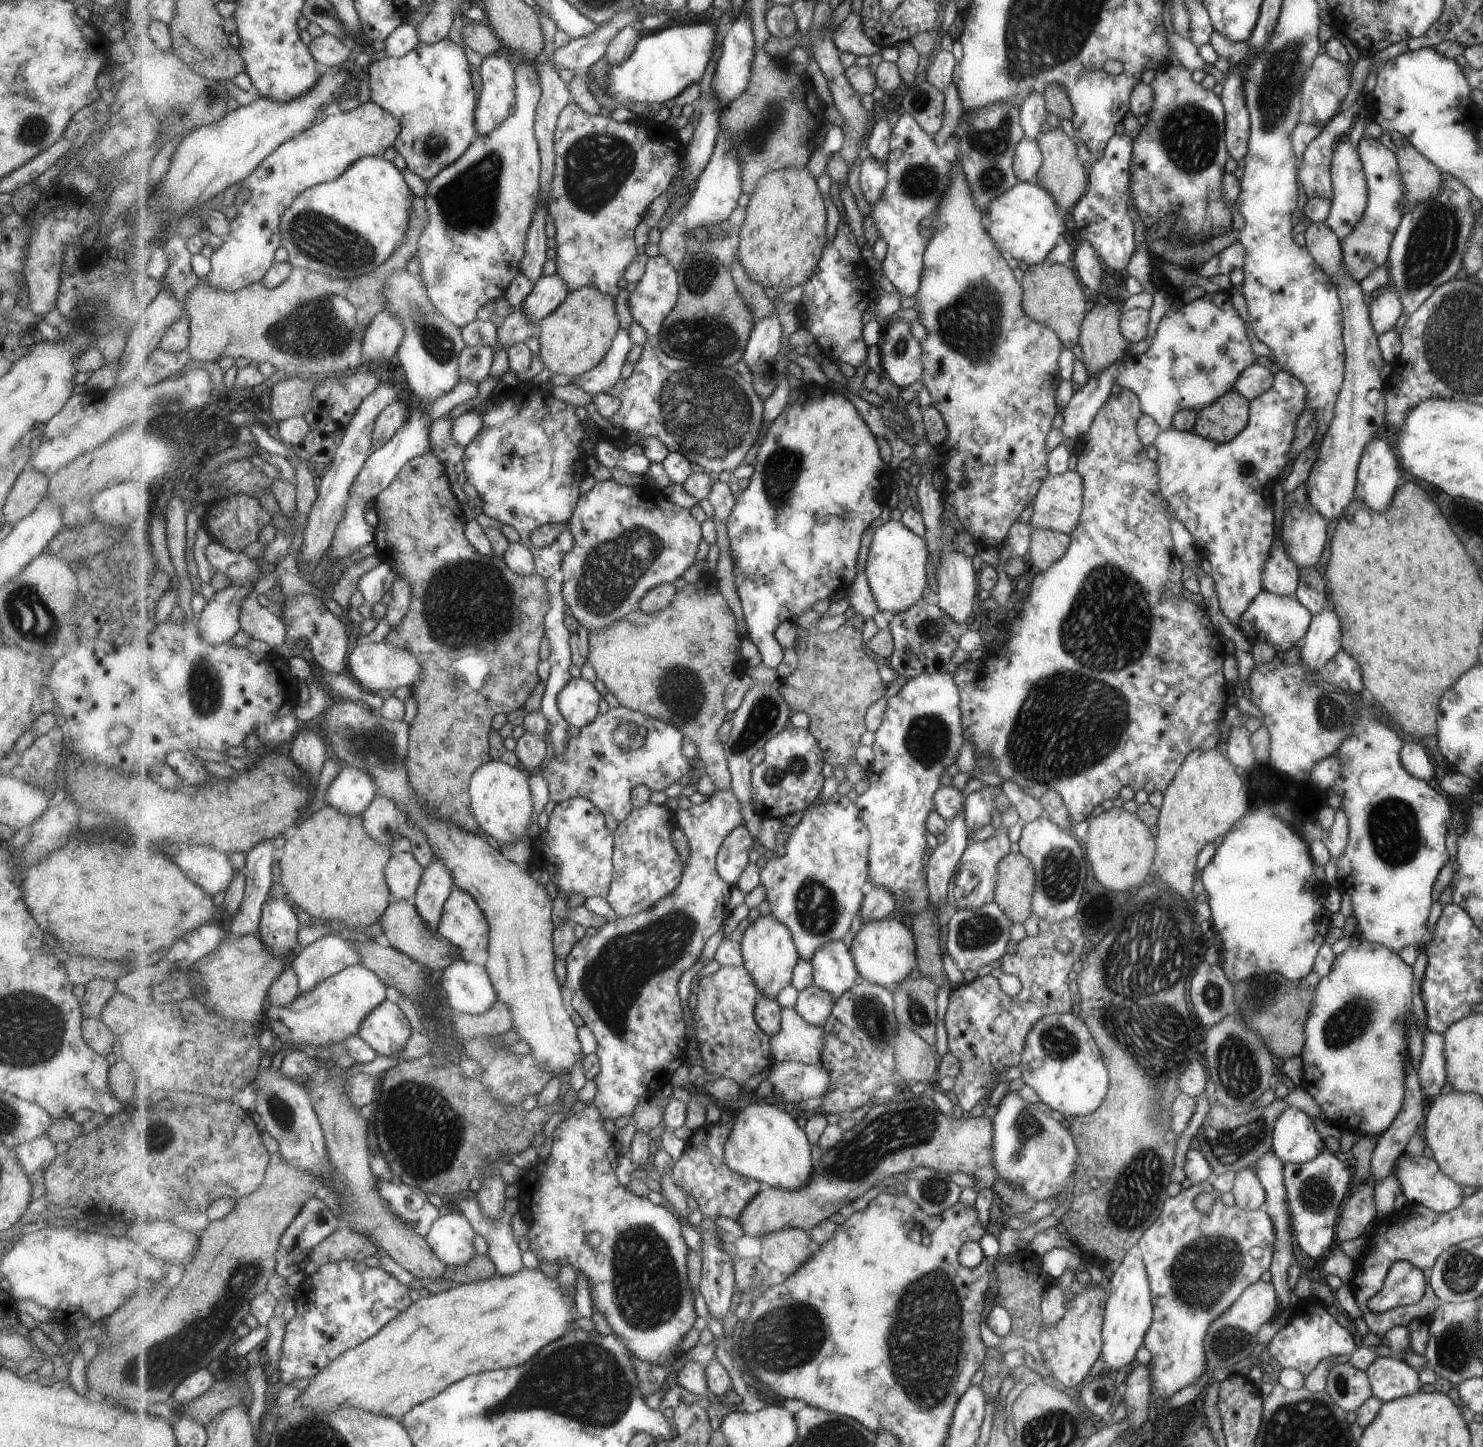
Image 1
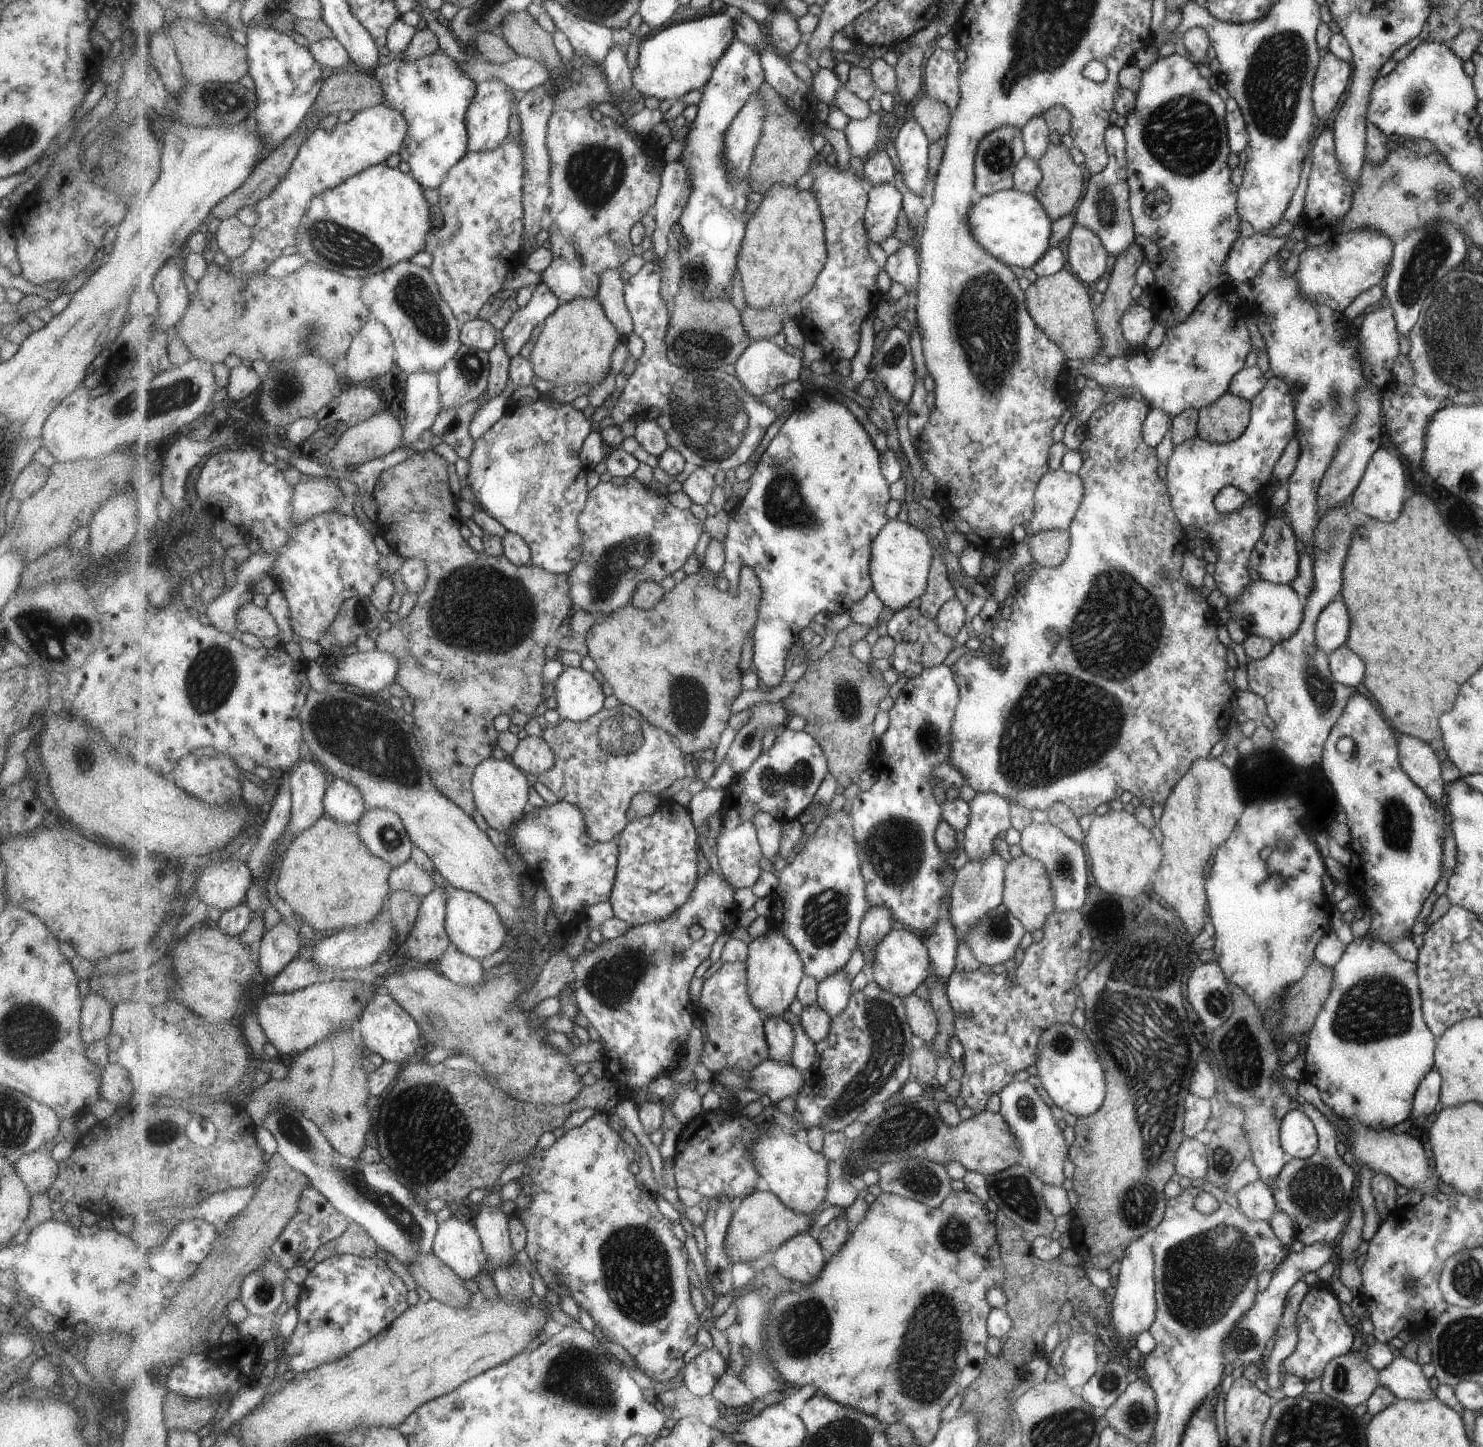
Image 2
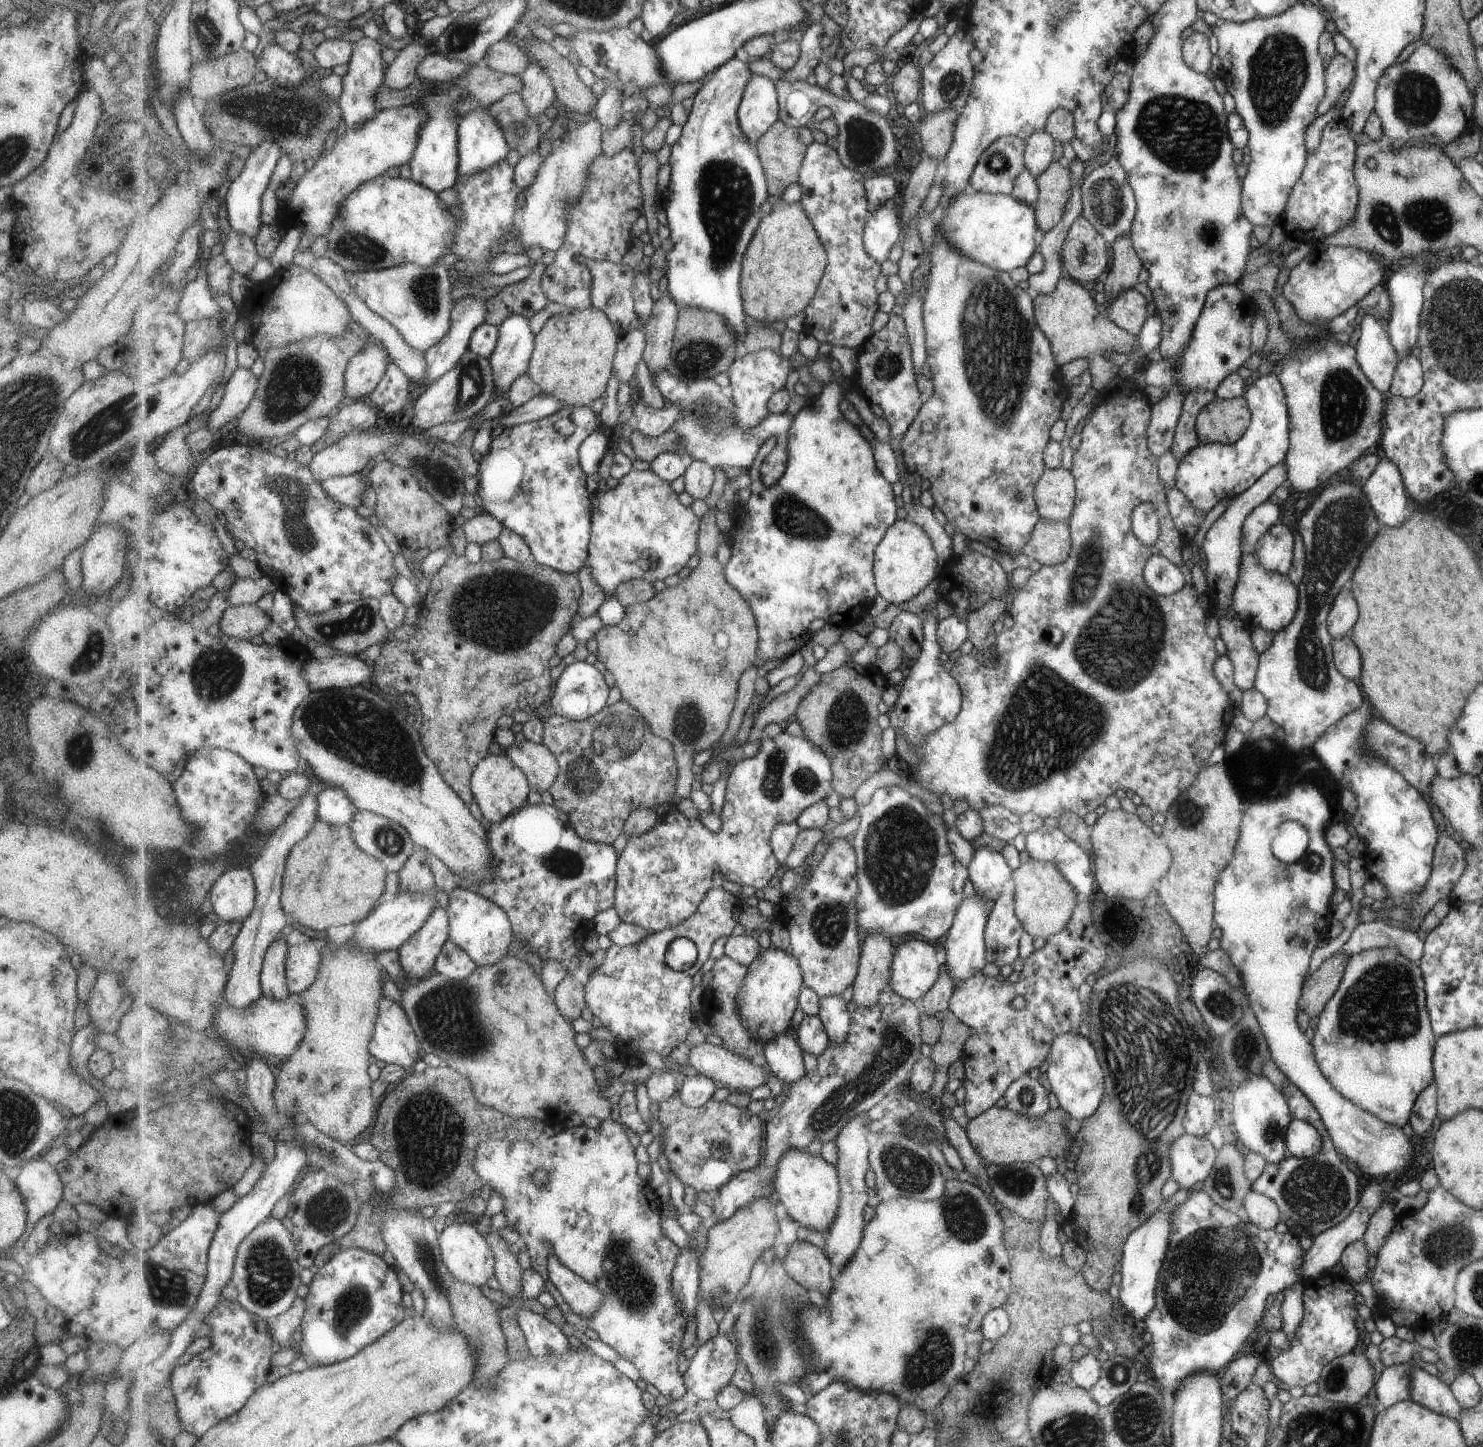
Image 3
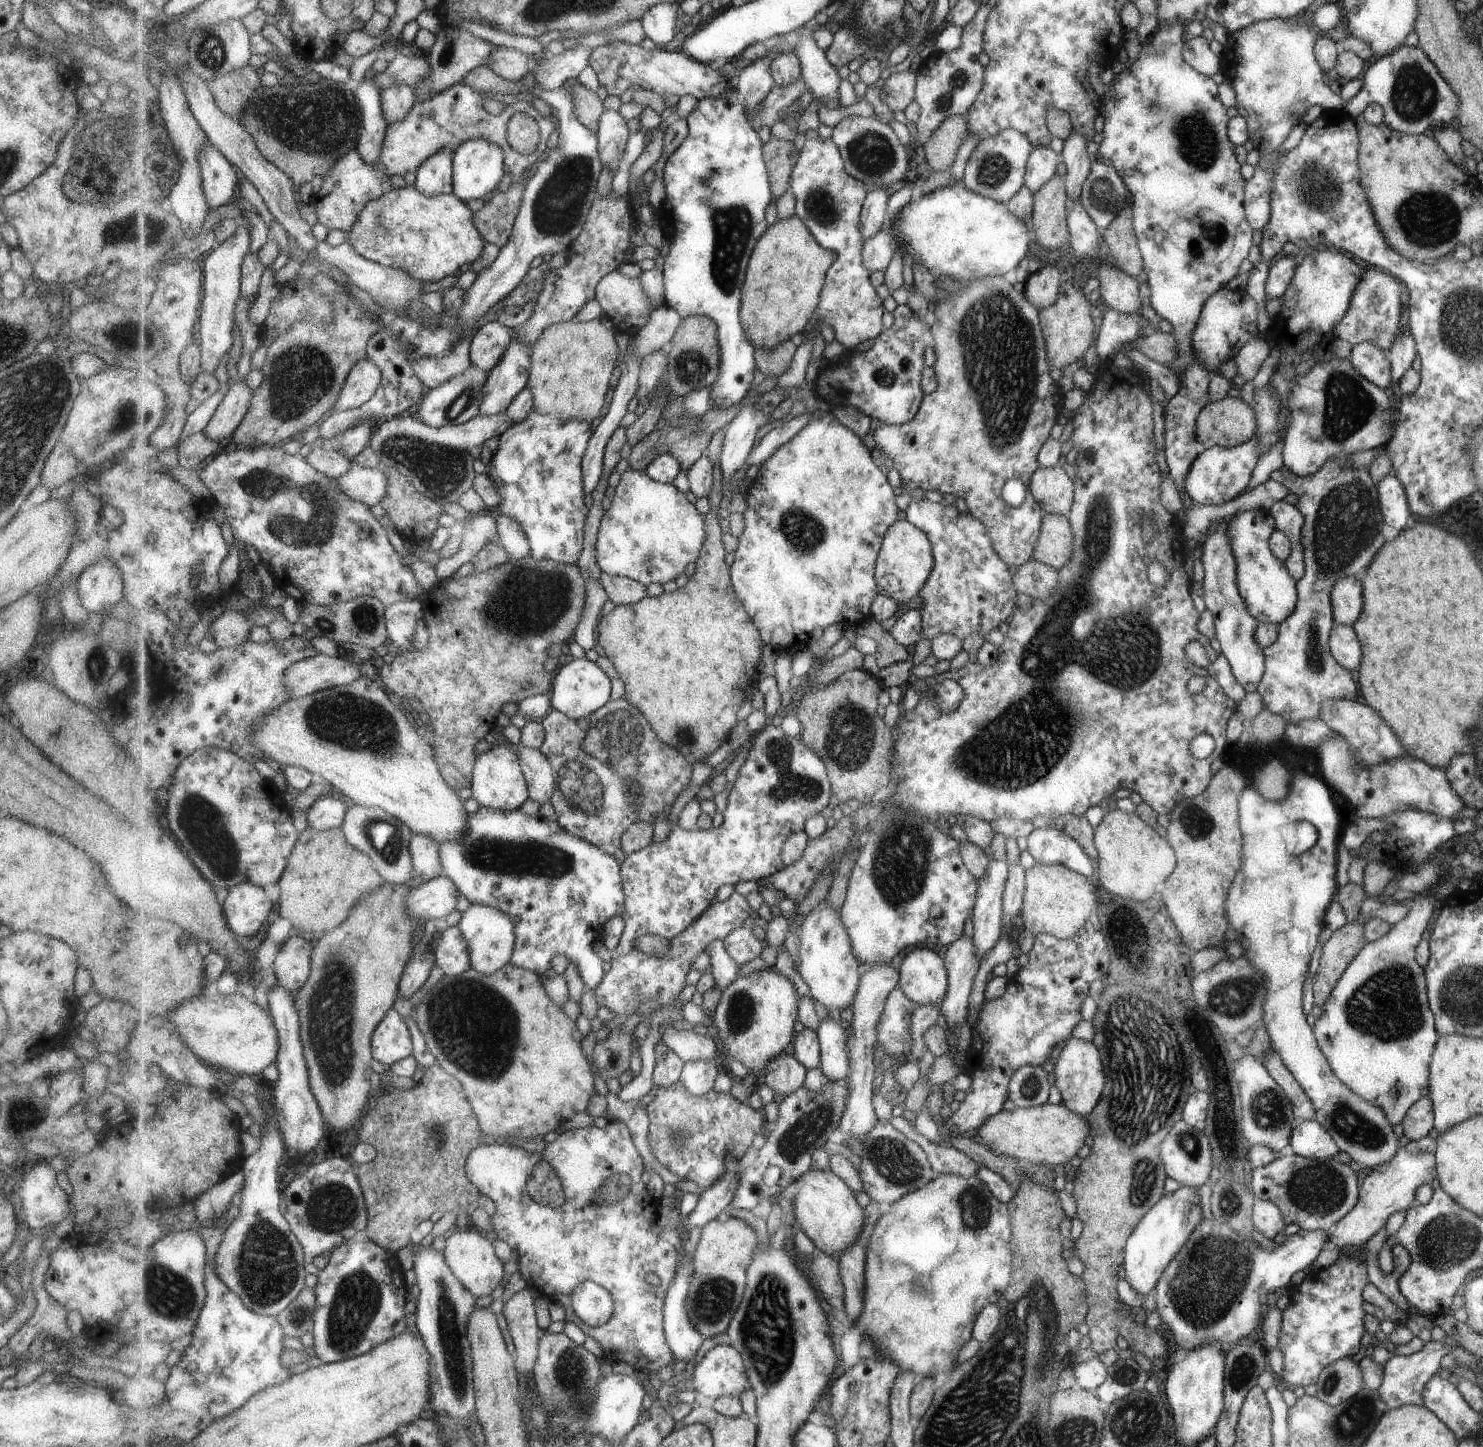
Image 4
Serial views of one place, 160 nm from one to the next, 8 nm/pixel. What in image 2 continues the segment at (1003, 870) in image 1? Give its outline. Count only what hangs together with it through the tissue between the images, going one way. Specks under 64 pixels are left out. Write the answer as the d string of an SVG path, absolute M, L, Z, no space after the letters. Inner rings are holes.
M1020 855L1007 863L1004 868L1002 903L1021 922L1025 931L1031 933L1044 926L1055 905L1053 904L1051 881L1048 879L1047 870L1040 860Z

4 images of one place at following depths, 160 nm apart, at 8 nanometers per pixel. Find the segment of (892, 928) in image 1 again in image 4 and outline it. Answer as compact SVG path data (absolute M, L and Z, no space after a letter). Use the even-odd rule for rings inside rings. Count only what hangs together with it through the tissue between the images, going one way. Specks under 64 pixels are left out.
M917 947L900 966L900 987L919 1005L940 1004L948 990L941 952Z

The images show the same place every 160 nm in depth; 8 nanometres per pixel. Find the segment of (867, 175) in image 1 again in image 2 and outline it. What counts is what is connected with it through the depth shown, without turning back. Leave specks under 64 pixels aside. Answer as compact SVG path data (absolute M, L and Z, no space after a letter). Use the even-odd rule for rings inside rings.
M893 182L880 184L869 189L870 199L866 211L868 236L875 244L893 237L903 210L903 194Z

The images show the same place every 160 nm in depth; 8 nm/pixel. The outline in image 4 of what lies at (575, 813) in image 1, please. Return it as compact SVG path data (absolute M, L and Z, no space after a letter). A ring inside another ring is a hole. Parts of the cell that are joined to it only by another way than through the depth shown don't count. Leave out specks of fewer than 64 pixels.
M479 804L478 811L469 814L468 830L464 835L451 837L440 843L440 857L444 874L450 876L454 883L459 887L462 895L471 903L487 905L507 914L512 918L516 929L516 947L512 956L512 963L518 967L542 974L548 971L551 966L551 960L556 954L564 954L578 968L581 978L587 989L595 988L605 978L605 962L593 950L592 944L604 934L606 924L613 917L622 916L626 909L626 894L624 891L624 877L622 876L623 864L617 862L609 853L606 853L602 848L590 843L588 840L575 836L572 832L564 829L557 818L540 818L539 814L535 816L526 815L523 811L515 809L512 811L498 811L492 808L487 808Z

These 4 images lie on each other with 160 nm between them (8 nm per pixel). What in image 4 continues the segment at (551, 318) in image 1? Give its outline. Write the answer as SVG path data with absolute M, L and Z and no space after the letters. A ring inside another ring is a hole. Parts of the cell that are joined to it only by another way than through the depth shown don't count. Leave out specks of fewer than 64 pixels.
M600 318L580 322L575 319L553 323L532 346L532 365L528 387L534 394L534 408L539 414L593 422L601 416L605 402L612 393L611 376L621 352L615 340L614 327Z

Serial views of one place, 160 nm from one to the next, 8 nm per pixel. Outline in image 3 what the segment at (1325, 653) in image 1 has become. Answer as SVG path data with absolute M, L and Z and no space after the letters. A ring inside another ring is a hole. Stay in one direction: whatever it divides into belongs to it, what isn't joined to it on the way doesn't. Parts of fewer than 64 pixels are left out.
M1348 586L1341 588L1333 599L1328 612L1327 625L1332 638L1341 638L1352 630L1353 622L1357 620L1357 604L1349 592Z

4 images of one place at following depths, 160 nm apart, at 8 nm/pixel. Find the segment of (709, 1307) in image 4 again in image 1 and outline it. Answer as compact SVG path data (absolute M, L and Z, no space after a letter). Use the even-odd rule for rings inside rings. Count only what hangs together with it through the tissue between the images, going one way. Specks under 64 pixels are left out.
M922 1094L908 1101L885 1101L880 1105L873 1105L852 1129L844 1132L844 1139L826 1151L821 1161L817 1161L816 1171L806 1187L800 1191L786 1191L770 1186L759 1191L735 1222L743 1234L759 1240L785 1229L803 1229L811 1234L820 1222L833 1216L871 1188L879 1187L885 1178L894 1177L898 1172L908 1174L919 1167L934 1168L948 1175L963 1172L976 1179L975 1189L990 1188L997 1179L996 1169L992 1165L992 1120L983 1115L965 1119L945 1116L933 1097L923 1097Z

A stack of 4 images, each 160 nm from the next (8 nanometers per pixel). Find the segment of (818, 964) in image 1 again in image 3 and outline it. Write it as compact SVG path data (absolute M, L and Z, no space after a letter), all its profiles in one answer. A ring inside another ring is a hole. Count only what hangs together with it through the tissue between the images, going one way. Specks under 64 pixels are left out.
M841 995L820 999L820 1017L825 1025L830 1042L843 1044L849 1036L852 1025L852 1013Z

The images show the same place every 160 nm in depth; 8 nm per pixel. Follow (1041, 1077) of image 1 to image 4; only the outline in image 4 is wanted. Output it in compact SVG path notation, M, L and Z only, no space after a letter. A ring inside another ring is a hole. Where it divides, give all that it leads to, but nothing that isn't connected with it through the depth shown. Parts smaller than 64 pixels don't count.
M1070 1037L1060 1046L1054 1057L1054 1086L1056 1086L1061 1095L1061 1102L1074 1113L1078 1115L1087 1115L1092 1108L1096 1106L1101 1090L1103 1090L1103 1082L1105 1082L1105 1074L1101 1070L1101 1060L1099 1060L1099 1052L1097 1048L1089 1041Z

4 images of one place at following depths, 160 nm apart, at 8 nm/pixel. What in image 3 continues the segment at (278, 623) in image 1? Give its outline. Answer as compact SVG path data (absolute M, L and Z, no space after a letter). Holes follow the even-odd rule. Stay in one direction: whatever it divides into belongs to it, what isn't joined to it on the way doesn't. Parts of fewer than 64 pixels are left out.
M256 603L241 606L231 605L219 622L223 635L251 641L267 630L272 623L268 612L263 612Z

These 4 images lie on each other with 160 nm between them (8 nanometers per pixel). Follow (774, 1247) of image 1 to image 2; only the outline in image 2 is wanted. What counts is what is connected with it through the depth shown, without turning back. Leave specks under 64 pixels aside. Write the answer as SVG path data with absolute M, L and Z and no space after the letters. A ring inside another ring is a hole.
M809 1231L801 1232L772 1253L777 1271L790 1281L811 1284L824 1271L829 1256Z

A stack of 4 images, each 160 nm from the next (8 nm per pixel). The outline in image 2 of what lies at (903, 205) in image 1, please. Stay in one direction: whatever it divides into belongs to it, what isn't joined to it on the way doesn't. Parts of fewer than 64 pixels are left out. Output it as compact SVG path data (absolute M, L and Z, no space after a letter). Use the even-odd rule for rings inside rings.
M913 118L909 119L895 138L900 172L906 188L921 198L929 196L929 142L924 128ZM916 242L904 243L897 252L887 257L884 264L884 270L892 282L904 284L909 294L913 294L911 290L917 290L920 282L920 256L917 252L919 254Z

